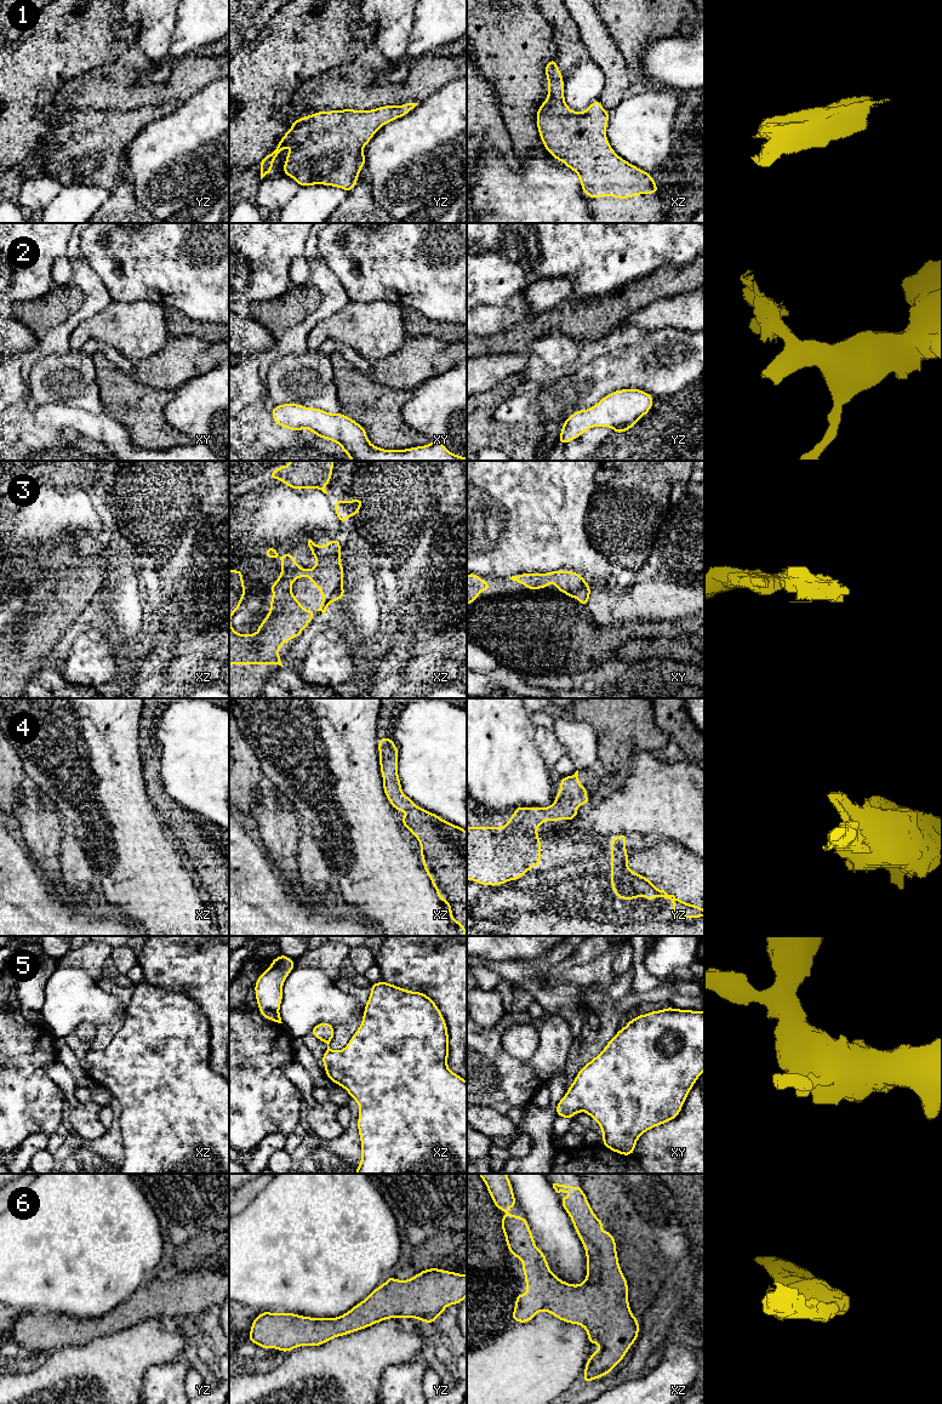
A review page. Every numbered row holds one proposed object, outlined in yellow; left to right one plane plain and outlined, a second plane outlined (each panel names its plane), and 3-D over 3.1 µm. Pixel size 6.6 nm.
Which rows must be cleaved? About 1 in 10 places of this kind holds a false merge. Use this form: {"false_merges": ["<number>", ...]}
{"false_merges": []}

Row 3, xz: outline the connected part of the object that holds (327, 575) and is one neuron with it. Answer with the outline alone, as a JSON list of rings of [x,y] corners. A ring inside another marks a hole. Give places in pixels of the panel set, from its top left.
[[[337,537],[336,540],[333,541],[330,541],[327,542],[324,547],[319,546],[319,544],[315,544],[312,540],[308,541],[308,546],[310,548],[310,552],[312,552],[312,555],[316,559],[316,565],[312,569],[312,570],[307,570],[307,569],[302,569],[299,565],[296,564],[296,557],[295,555],[290,555],[289,552],[285,552],[285,554],[281,557],[281,575],[276,578],[276,581],[268,588],[273,590],[273,599],[270,601],[268,601],[268,604],[270,605],[270,611],[269,613],[266,616],[266,618],[259,623],[259,627],[257,630],[252,630],[253,633],[252,634],[239,634],[236,633],[233,627],[232,627],[232,623],[230,623],[230,617],[233,613],[235,613],[238,610],[239,610],[239,606],[241,604],[241,601],[244,600],[245,598],[245,583],[242,582],[244,577],[242,577],[242,570],[229,570],[229,666],[233,666],[233,664],[279,664],[281,667],[282,663],[280,661],[280,656],[279,656],[279,649],[281,645],[285,645],[290,639],[292,638],[301,638],[301,633],[302,630],[310,623],[312,618],[315,616],[315,612],[316,611],[321,611],[324,615],[329,607],[330,604],[332,604],[333,600],[342,600],[343,597],[344,597],[344,587],[343,587],[343,573],[344,573],[344,567],[341,565],[341,542],[339,542],[339,537]],[[299,577],[309,577],[312,580],[312,583],[315,586],[316,589],[320,590],[320,593],[324,595],[324,599],[321,600],[320,603],[320,607],[314,611],[314,610],[309,610],[309,609],[303,609],[301,606],[301,600],[299,599],[296,599],[292,594],[292,587],[291,587],[291,583],[293,581],[296,581],[297,578]]]

